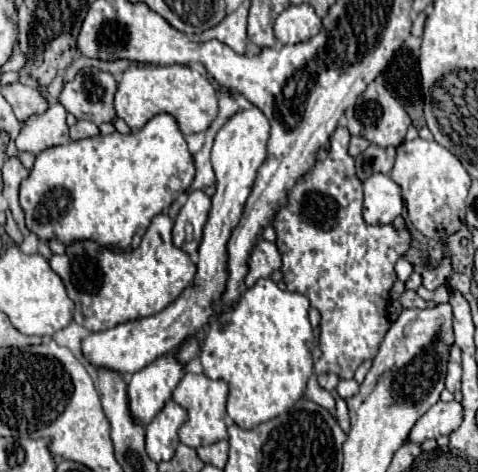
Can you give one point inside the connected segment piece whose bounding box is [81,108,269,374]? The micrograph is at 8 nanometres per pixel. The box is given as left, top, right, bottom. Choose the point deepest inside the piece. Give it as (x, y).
(240, 147)

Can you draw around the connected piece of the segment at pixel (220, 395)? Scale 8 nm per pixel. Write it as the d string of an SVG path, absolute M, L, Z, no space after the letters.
M187 372L179 386L173 390L171 396L181 408L187 410L187 422L179 430L179 440L191 448L199 448L205 444L215 444L227 438L225 426L225 400L227 400L227 382L225 380L211 380L205 374L191 374Z

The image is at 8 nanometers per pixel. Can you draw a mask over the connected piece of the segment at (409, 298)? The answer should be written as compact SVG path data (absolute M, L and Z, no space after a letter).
M405 290L399 298L400 303L404 308L431 308L436 306L437 303L434 301L425 301L418 296L416 291Z

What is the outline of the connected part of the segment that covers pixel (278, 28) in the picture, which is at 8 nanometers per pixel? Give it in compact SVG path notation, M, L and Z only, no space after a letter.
M299 4L283 10L275 20L275 36L279 44L291 46L297 42L307 42L321 30L321 18L315 14L313 6Z

